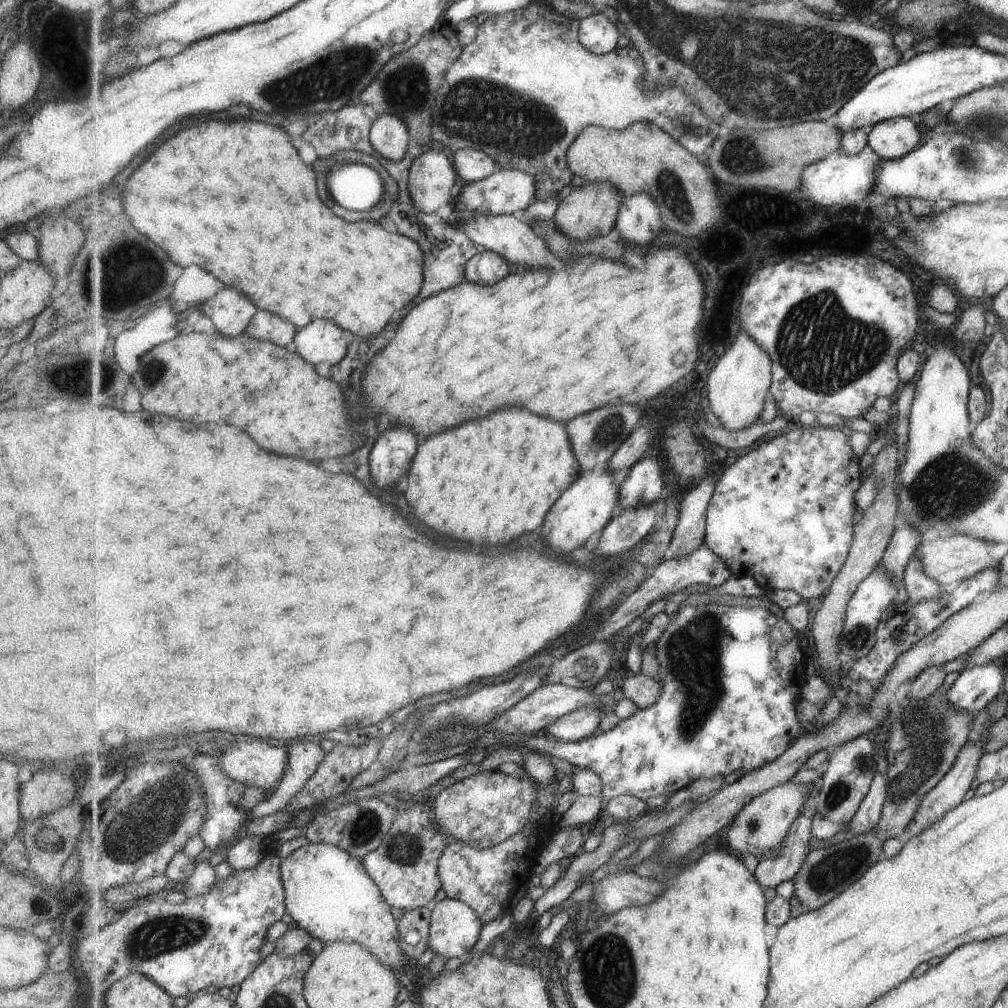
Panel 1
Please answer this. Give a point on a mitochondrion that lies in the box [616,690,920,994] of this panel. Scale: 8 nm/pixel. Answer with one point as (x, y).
(837, 868)

